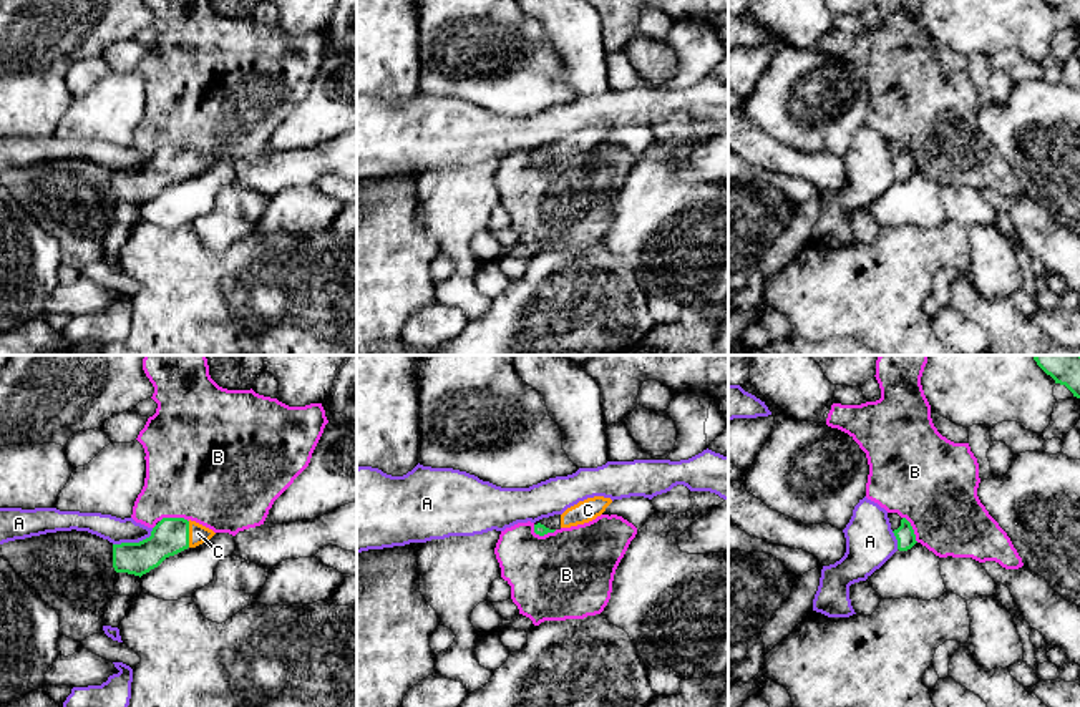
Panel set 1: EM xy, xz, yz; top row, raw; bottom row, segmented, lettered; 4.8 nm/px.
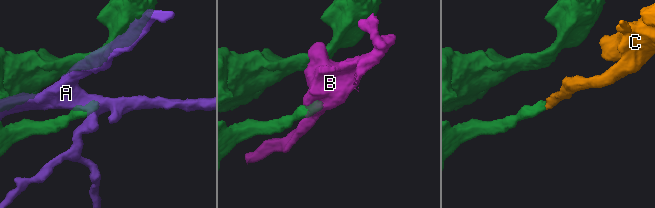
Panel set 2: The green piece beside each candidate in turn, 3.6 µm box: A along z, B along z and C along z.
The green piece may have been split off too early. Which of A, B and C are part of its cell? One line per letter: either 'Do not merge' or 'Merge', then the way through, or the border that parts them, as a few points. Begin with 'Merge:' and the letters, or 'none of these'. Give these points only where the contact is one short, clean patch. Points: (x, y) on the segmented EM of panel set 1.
Merge: C
A: Do not merge
B: Do not merge. Boundary: xy (188, 520), (163, 518), (160, 521)
C: Merge. Path across: xy (170, 536), (188, 535), (198, 533)

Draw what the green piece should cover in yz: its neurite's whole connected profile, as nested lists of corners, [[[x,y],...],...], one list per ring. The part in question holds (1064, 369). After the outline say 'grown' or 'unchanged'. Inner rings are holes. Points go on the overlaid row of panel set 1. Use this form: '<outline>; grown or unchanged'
[[[1035,355],[1034,360],[1055,383],[1080,398],[1080,355]]]; unchanged

